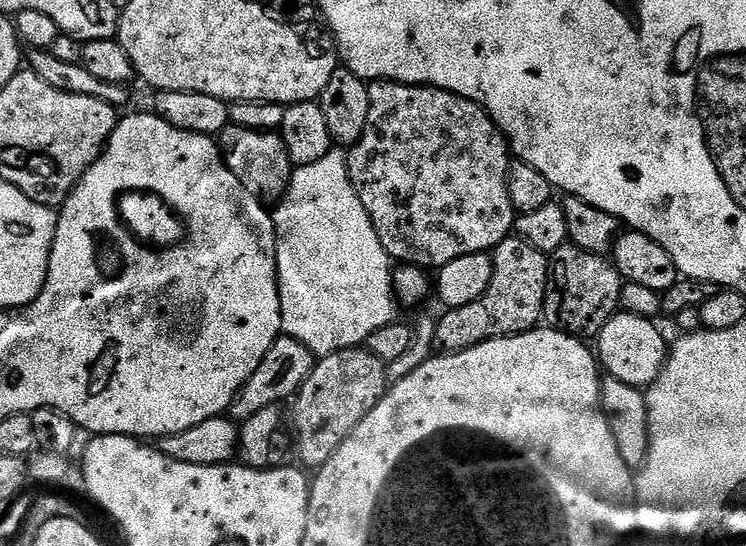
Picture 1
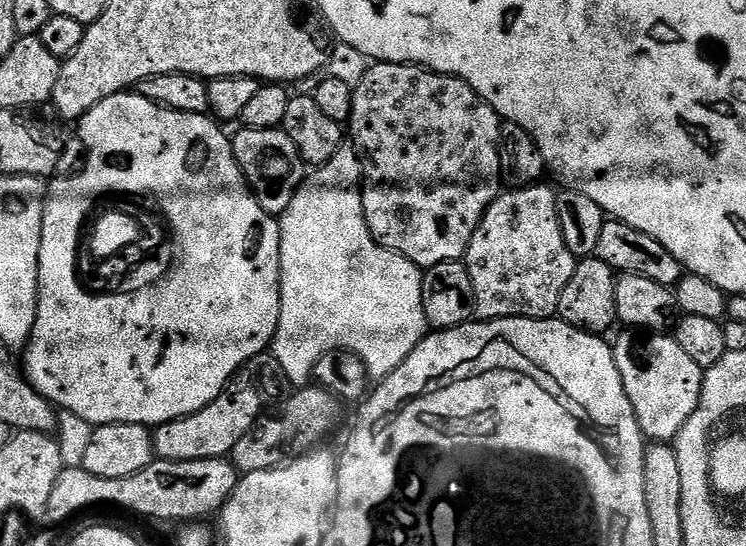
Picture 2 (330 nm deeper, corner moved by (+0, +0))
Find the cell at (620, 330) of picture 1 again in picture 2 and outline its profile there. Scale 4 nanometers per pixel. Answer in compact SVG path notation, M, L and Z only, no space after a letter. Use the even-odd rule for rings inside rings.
M648 334L643 338L645 340L635 340L632 336L620 336L614 340L618 374L622 374L622 386L626 390L626 398L630 398L630 406L634 406L640 431L649 441L672 442L682 430L682 426L686 426L690 414L694 414L698 406L704 385L705 369L700 368L698 362L693 362L682 350L682 346L678 346L675 335Z

